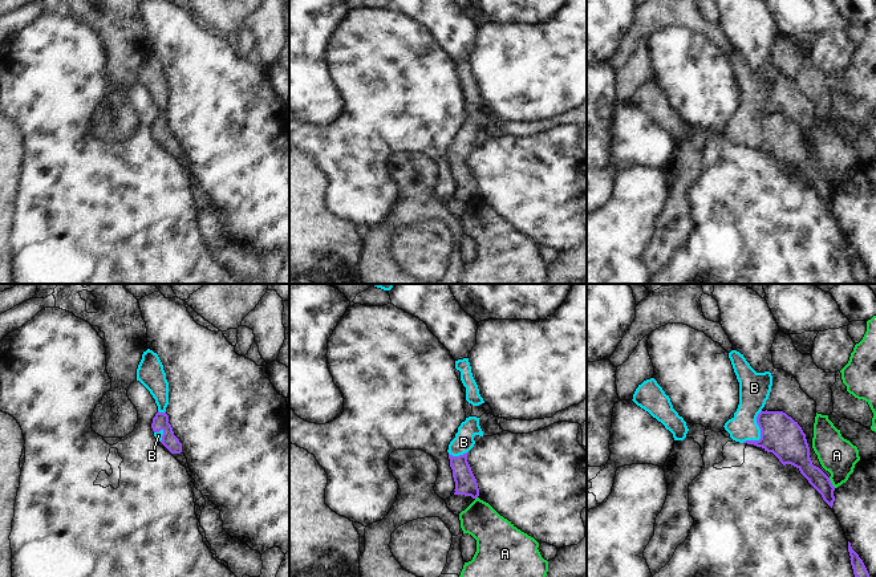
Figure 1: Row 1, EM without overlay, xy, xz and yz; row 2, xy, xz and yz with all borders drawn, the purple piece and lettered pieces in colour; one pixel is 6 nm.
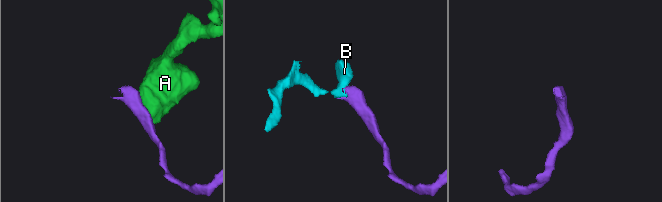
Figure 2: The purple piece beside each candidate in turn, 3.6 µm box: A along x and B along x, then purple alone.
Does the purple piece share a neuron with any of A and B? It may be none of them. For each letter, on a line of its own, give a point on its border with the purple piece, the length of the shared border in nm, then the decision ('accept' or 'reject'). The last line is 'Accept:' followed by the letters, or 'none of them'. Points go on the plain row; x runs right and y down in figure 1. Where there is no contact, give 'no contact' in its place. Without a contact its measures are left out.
A: meets purple in yz at (831, 186); contact 80 nm long; reject
B: meets purple in yz at (761, 135); contact 240 nm long; accept
Accept: B

